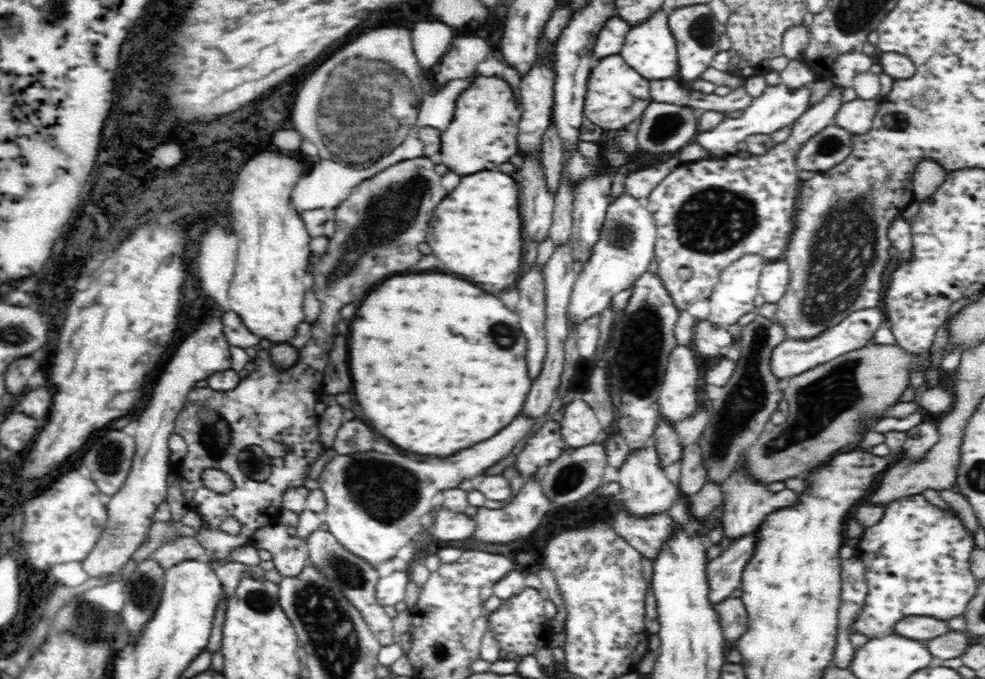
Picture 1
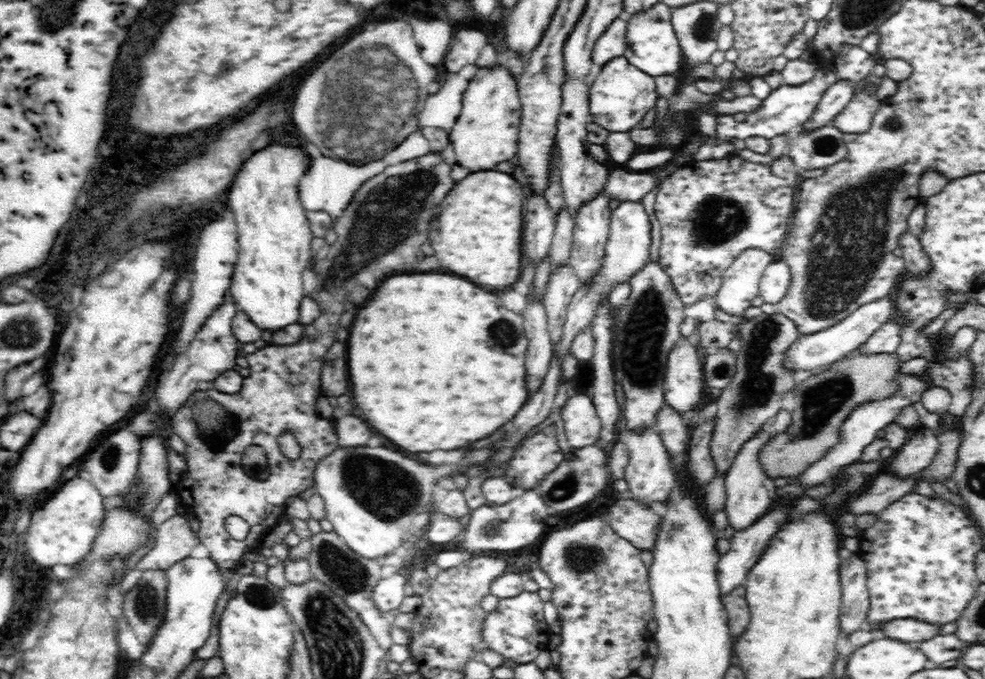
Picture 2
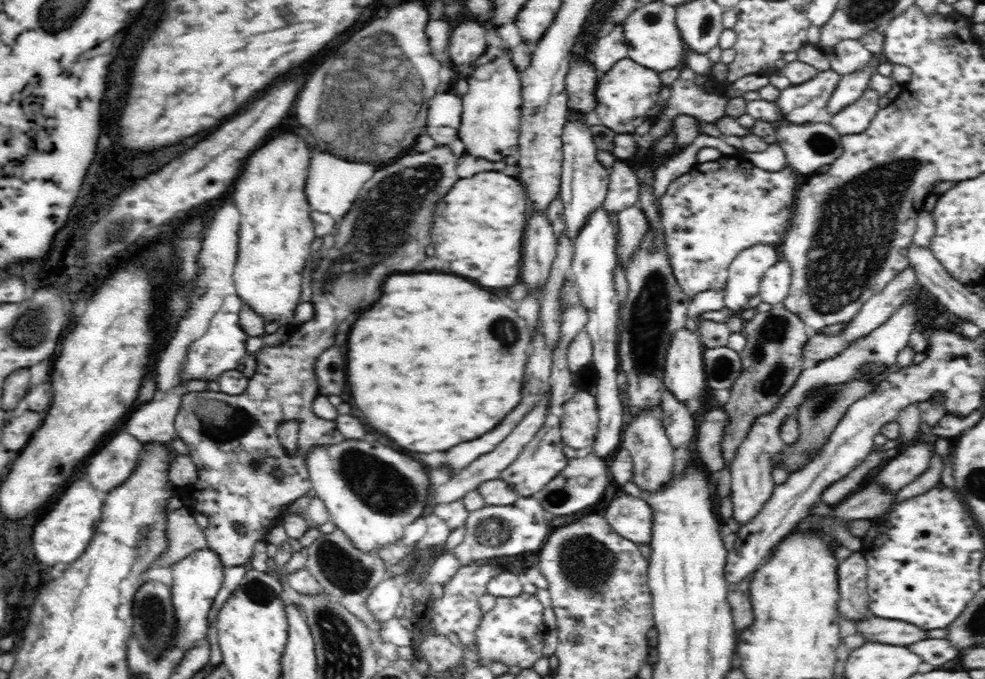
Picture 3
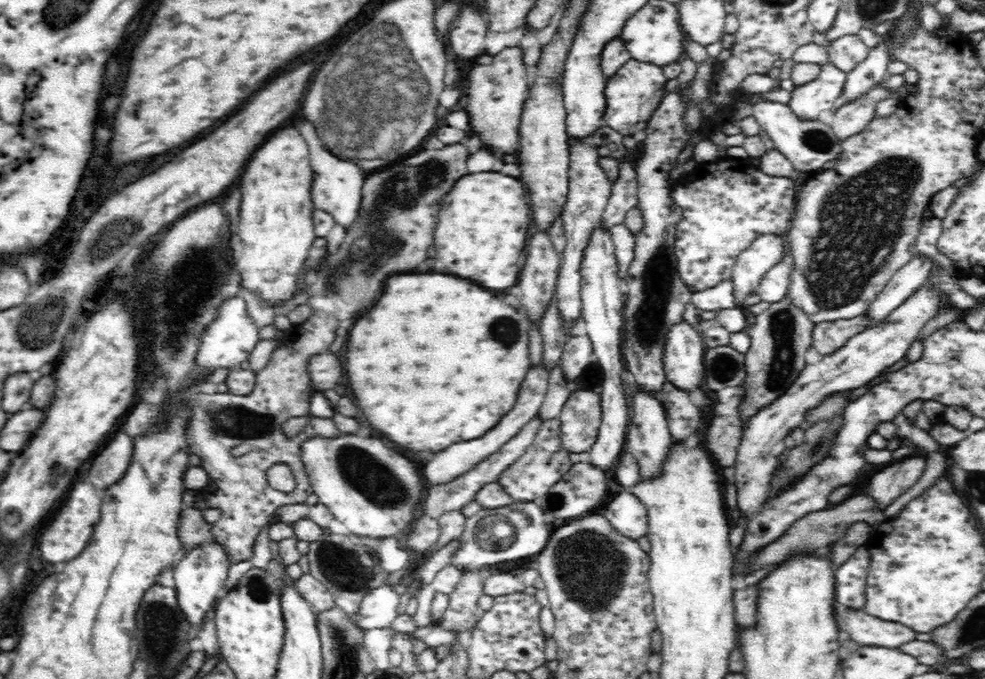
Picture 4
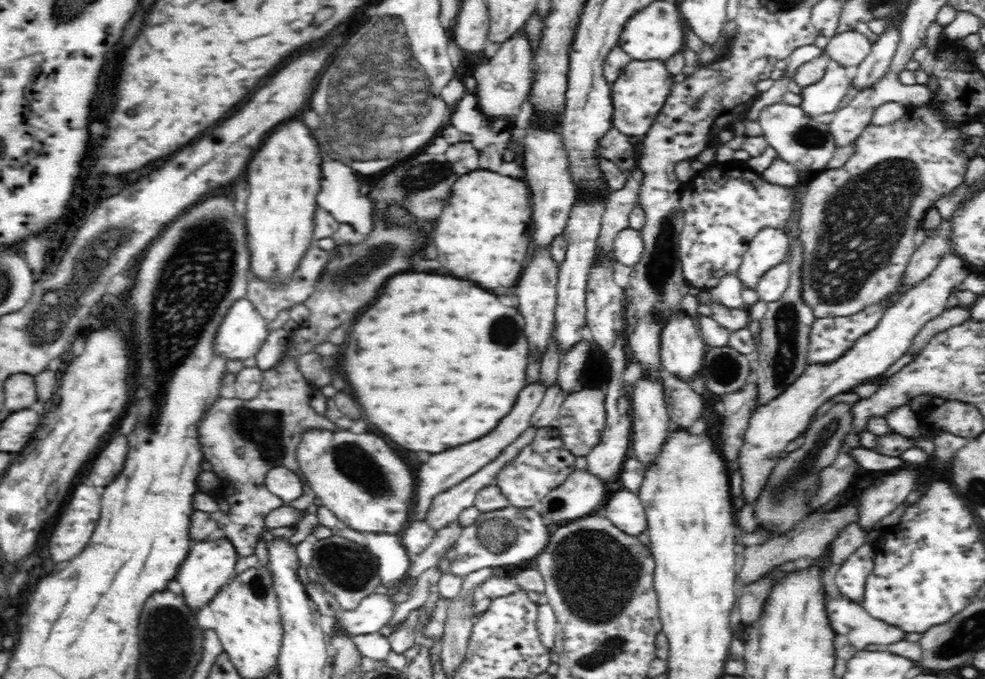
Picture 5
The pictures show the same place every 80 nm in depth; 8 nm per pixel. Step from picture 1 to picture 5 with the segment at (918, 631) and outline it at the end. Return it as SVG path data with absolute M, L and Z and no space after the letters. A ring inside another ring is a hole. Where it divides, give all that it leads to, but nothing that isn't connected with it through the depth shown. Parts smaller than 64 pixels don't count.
M846 597L826 598L825 612L835 634L844 634L856 649L869 644L890 646L905 639L908 632L868 614L858 602Z

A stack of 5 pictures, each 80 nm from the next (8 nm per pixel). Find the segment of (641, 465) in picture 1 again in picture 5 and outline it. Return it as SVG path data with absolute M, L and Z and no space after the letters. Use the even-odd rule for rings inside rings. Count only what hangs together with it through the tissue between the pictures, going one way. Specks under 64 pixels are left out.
M646 378L638 380L636 388L632 392L630 455L644 463L644 467L650 466L662 452L662 446L666 444L668 432L670 432L670 418L666 409L662 382L660 380L646 380Z

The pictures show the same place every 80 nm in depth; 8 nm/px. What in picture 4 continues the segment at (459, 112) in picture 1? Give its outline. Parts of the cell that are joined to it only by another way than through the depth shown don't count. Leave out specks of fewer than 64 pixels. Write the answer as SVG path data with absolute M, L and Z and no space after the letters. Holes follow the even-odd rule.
M506 47L487 65L472 68L467 78L470 87L466 90L466 113L470 119L470 136L482 140L486 150L513 154L519 150L519 126L526 92L530 86L529 72L522 63L522 49Z

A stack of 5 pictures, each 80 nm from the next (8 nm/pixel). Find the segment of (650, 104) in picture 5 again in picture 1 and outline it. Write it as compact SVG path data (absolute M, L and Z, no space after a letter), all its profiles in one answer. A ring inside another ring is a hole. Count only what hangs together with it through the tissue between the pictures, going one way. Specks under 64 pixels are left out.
M620 54L600 58L588 78L583 106L584 116L605 130L632 127L637 119L641 118L646 106L652 102L649 90L649 80L632 69Z

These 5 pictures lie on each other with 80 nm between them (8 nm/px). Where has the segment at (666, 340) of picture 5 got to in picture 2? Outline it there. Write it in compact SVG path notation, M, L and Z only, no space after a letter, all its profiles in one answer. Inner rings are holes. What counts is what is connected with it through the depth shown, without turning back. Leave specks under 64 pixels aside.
M682 337L682 340L675 343L667 358L663 384L663 404L672 407L675 414L678 412L681 416L688 411L693 411L700 402L704 383L703 360L700 360L700 356L698 356L698 348Z

